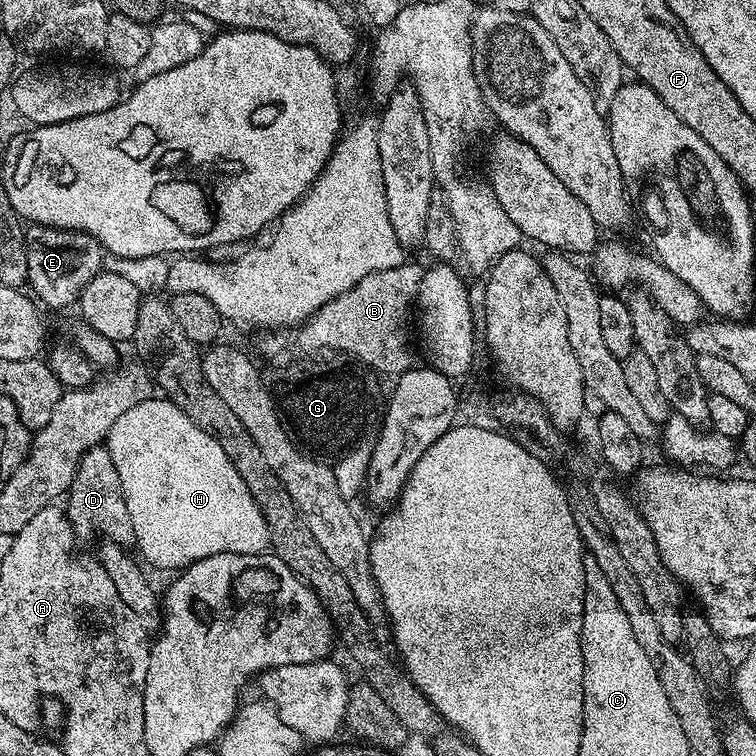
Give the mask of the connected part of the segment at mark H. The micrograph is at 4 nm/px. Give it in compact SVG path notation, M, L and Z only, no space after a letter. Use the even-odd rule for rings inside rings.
M143 400L138 406L126 410L126 414L114 422L106 447L110 450L110 458L114 458L118 478L122 478L126 510L130 510L130 522L134 522L135 547L140 547L141 554L154 567L183 570L196 560L210 558L210 554L260 554L269 547L264 516L250 490L246 490L242 474L234 470L234 462L226 458L226 450L218 446L216 439L199 428L171 400Z

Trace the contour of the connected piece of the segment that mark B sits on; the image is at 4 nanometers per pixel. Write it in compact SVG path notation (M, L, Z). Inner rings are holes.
M405 262L394 266L390 270L378 270L374 274L366 274L358 286L346 290L338 298L334 298L312 316L311 320L305 320L295 330L287 334L264 334L260 340L260 352L266 359L272 360L275 356L284 356L287 352L320 352L323 348L329 348L332 352L345 352L353 356L353 361L359 362L365 368L371 368L377 374L389 372L392 378L407 372L413 367L412 348L414 352L414 340L408 337L408 319L414 316L414 305L417 303L419 284L422 282L425 269L411 262Z

